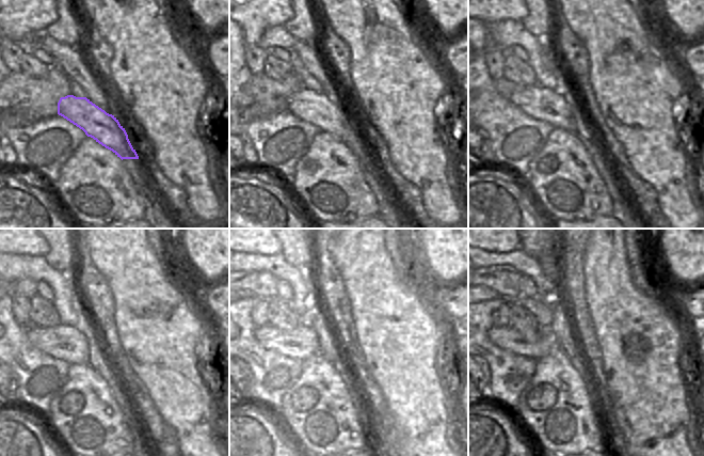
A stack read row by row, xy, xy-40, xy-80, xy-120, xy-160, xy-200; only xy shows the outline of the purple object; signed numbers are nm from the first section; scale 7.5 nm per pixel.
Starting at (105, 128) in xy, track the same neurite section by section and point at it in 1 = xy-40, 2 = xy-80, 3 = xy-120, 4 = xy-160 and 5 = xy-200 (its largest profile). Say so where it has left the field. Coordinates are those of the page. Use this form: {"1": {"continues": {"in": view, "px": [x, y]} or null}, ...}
{"1": {"continues": {"in": "xy-40", "px": [316, 108]}}, "2": {"continues": {"in": "xy-80", "px": [547, 105]}}, "3": {"continues": {"in": "xy-120", "px": [67, 343]}}, "4": {"continues": {"in": "xy-160", "px": [301, 343]}}, "5": {"continues": {"in": "xy-200", "px": [506, 337]}}}

